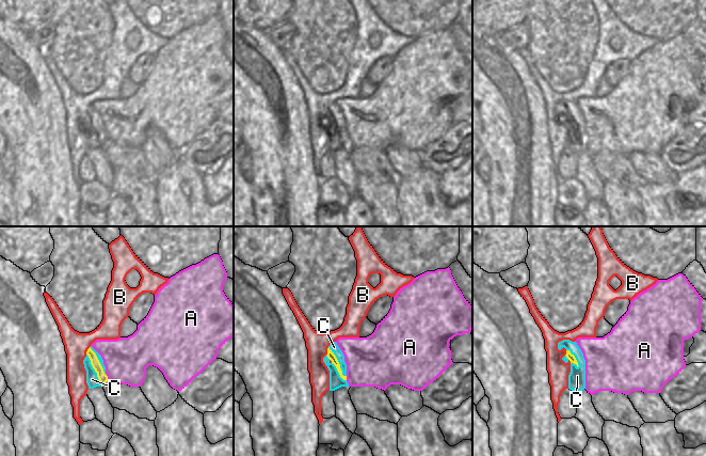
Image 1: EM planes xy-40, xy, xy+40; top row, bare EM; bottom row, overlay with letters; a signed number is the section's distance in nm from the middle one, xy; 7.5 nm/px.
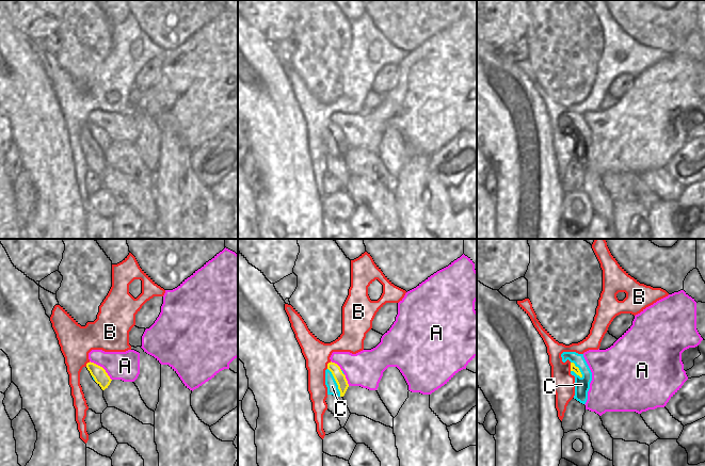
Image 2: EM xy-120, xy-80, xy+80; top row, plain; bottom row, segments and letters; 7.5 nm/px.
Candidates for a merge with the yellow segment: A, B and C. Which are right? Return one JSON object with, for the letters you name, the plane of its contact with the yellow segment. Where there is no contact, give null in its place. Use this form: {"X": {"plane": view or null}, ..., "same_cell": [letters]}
{"C": {"plane": "xy"}, "same_cell": ["C"]}

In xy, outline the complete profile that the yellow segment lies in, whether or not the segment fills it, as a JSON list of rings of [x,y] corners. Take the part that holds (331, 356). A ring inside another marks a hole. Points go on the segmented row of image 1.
[[[336,342],[328,346],[327,355],[323,358],[323,362],[330,371],[330,391],[335,391],[341,387],[349,387],[344,356]]]

